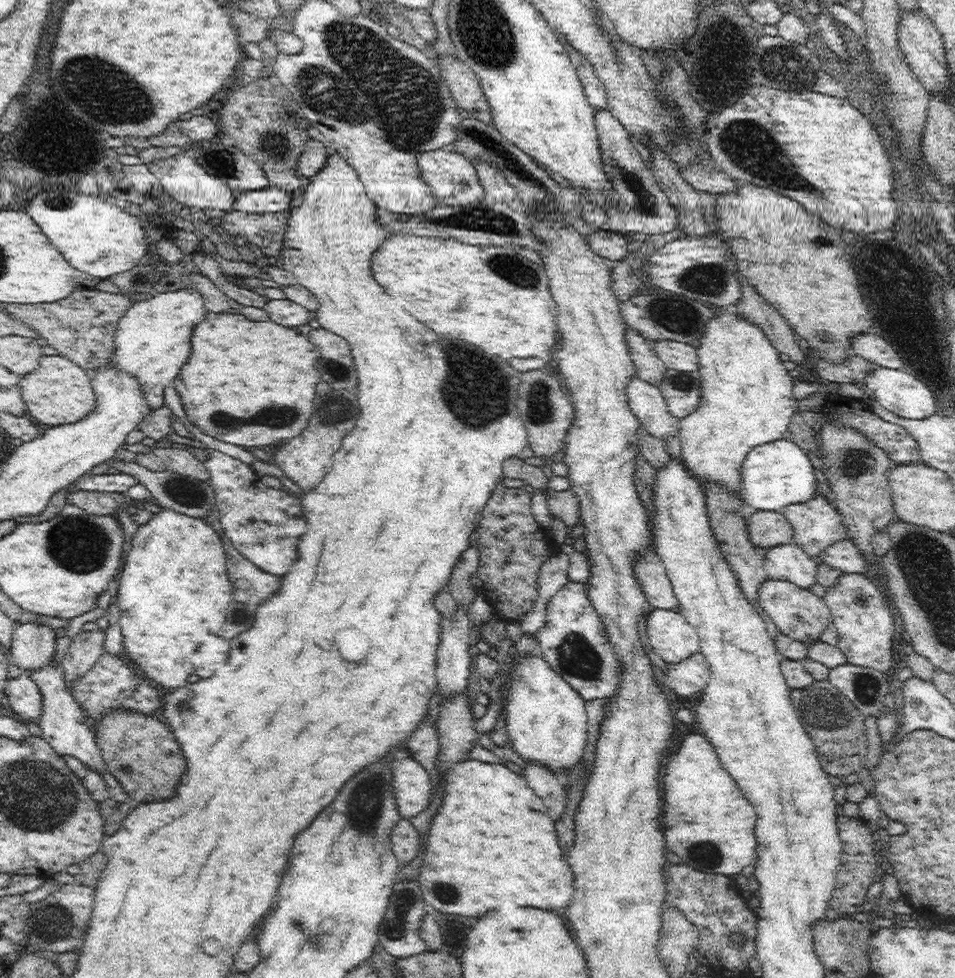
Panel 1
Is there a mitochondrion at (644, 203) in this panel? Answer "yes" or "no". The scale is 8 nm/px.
yes

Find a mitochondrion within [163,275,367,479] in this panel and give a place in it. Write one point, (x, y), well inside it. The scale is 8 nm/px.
(282, 416)

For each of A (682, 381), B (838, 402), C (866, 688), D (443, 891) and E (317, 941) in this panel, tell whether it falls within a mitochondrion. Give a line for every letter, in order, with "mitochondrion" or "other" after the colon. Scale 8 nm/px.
A: mitochondrion
B: other
C: mitochondrion
D: mitochondrion
E: mitochondrion

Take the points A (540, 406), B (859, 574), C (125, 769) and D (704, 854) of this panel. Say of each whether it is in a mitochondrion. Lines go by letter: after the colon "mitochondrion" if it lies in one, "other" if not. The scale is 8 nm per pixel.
A: mitochondrion
B: other
C: other
D: mitochondrion

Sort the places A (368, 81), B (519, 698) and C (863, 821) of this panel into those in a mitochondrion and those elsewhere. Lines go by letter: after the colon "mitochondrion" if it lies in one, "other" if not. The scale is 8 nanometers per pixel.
A: mitochondrion
B: other
C: other

